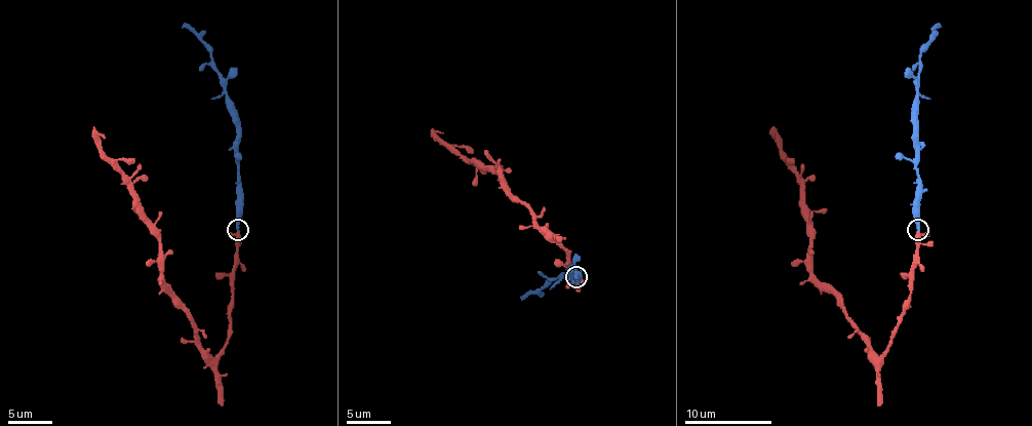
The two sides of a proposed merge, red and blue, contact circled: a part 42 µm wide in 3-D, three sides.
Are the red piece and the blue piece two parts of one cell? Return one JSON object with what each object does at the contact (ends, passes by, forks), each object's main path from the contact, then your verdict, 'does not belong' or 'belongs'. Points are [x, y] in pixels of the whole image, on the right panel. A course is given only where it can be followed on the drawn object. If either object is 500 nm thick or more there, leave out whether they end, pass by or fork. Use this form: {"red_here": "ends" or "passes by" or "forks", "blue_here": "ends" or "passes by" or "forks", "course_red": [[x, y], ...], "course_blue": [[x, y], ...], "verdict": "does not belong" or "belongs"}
{"red_here": "passes by", "blue_here": "ends", "course_red": [[917, 229], [909, 307], [891, 345], [878, 357], [812, 272], [804, 183], [780, 148], [774, 126]], "course_blue": [[917, 229], [919, 52], [939, 28]], "verdict": "belongs"}

